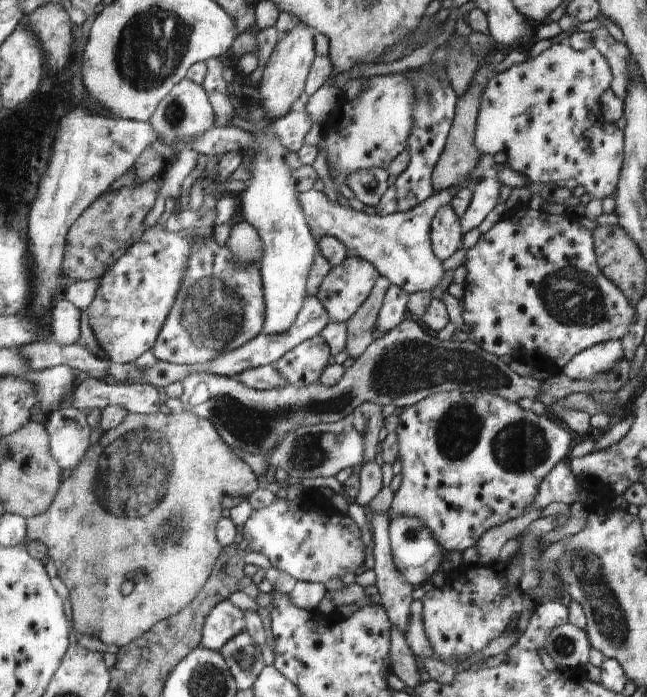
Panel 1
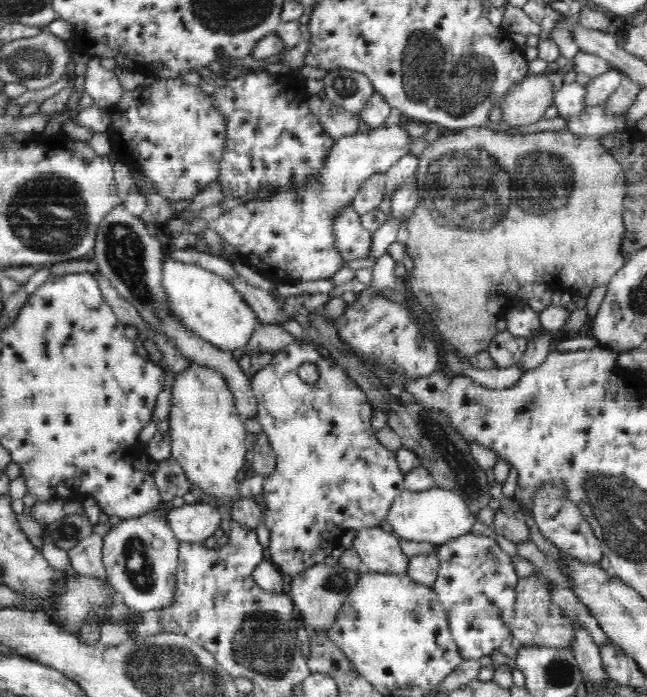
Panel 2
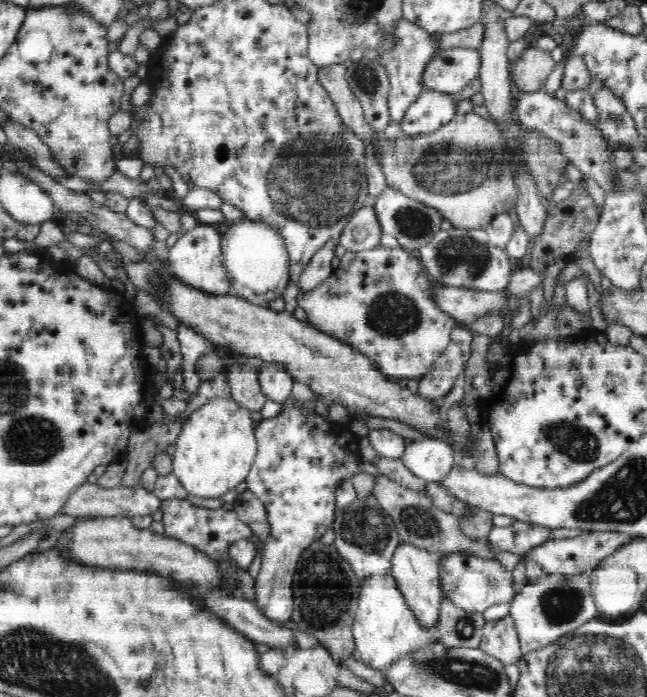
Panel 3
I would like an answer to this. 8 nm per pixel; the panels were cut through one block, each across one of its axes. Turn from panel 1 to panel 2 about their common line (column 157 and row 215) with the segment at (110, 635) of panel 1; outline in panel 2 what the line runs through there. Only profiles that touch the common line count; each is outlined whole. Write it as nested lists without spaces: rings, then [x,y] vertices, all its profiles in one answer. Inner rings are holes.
[[[470,128],[452,135],[441,135],[437,140],[428,143],[419,156],[416,178],[414,183],[418,206],[406,225],[409,235],[406,254],[412,259],[413,266],[404,277],[404,282],[411,298],[418,303],[418,307],[422,307],[436,331],[456,348],[459,355],[472,358],[490,349],[492,342],[499,335],[496,324],[506,319],[506,314],[511,310],[527,306],[519,300],[520,286],[546,284],[554,291],[565,289],[576,292],[584,286],[594,288],[610,283],[626,264],[626,258],[621,251],[626,239],[624,216],[627,212],[627,199],[630,199],[630,168],[624,168],[623,163],[617,160],[616,153],[606,149],[599,137],[575,135],[565,129],[512,135],[485,128]]]

